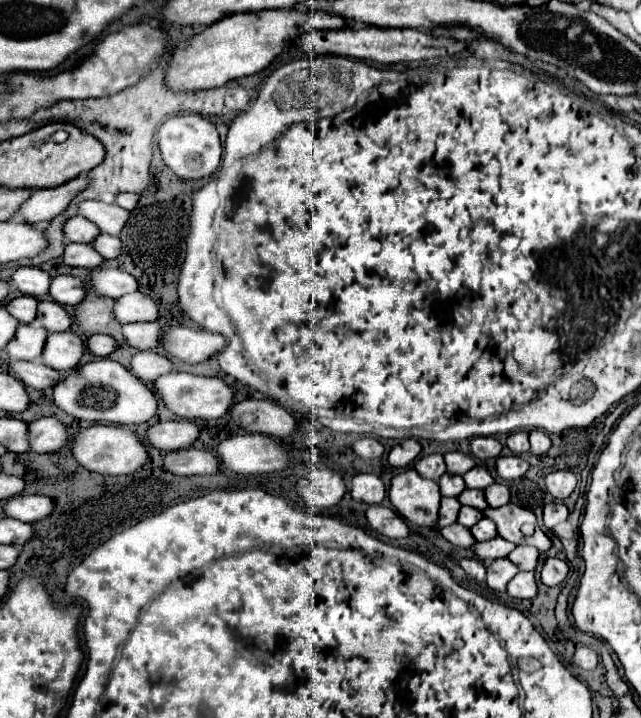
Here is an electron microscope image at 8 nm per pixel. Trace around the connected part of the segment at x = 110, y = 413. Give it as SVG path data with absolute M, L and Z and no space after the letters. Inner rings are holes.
M110 358L88 362L68 374L58 386L54 386L54 404L78 420L108 424L142 424L154 418L158 410L154 392L120 362Z

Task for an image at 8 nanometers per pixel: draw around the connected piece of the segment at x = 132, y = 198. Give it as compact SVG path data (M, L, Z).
M118 194L116 204L122 206L122 208L126 208L126 210L134 210L136 204L138 204L138 200L140 200L138 194Z

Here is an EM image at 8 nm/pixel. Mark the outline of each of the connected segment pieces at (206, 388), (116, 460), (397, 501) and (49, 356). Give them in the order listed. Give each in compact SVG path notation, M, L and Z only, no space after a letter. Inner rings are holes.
M170 372L166 376L160 376L156 382L156 390L162 394L164 404L178 416L186 418L186 420L214 420L214 418L222 418L224 414L228 414L228 410L234 404L234 392L232 388L220 380L220 378L208 378L208 376L194 376L188 372Z
M90 426L82 430L72 446L70 446L74 458L90 472L98 472L104 476L126 476L136 470L140 470L148 460L148 448L146 444L128 428L128 426Z
M414 468L404 470L392 478L388 498L396 512L416 526L432 528L438 522L442 498L440 486L436 480L420 476Z
M74 332L50 334L40 360L54 370L70 372L80 364L84 350L86 350L86 346L84 346L82 338Z

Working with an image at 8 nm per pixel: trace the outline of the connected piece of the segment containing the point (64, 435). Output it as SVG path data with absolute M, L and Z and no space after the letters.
M54 416L30 422L30 444L34 452L58 452L70 446L68 428Z

